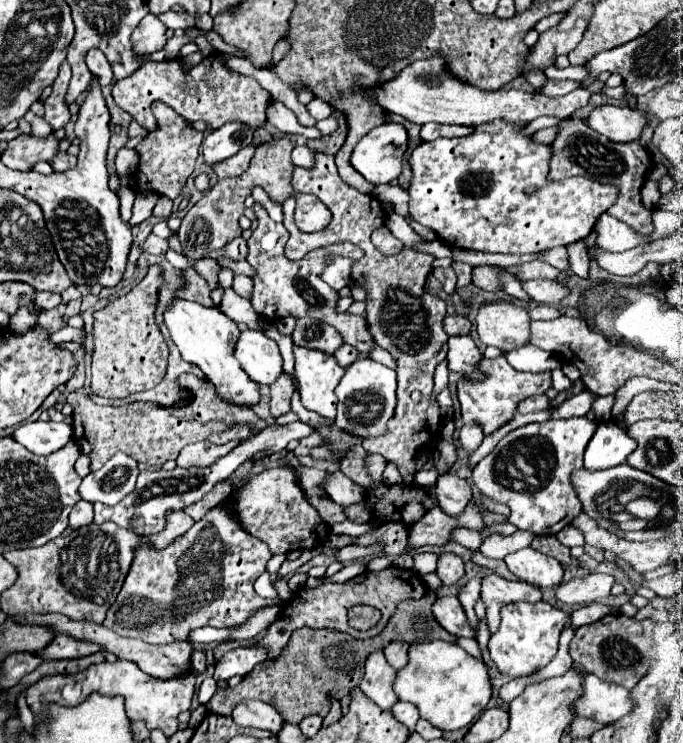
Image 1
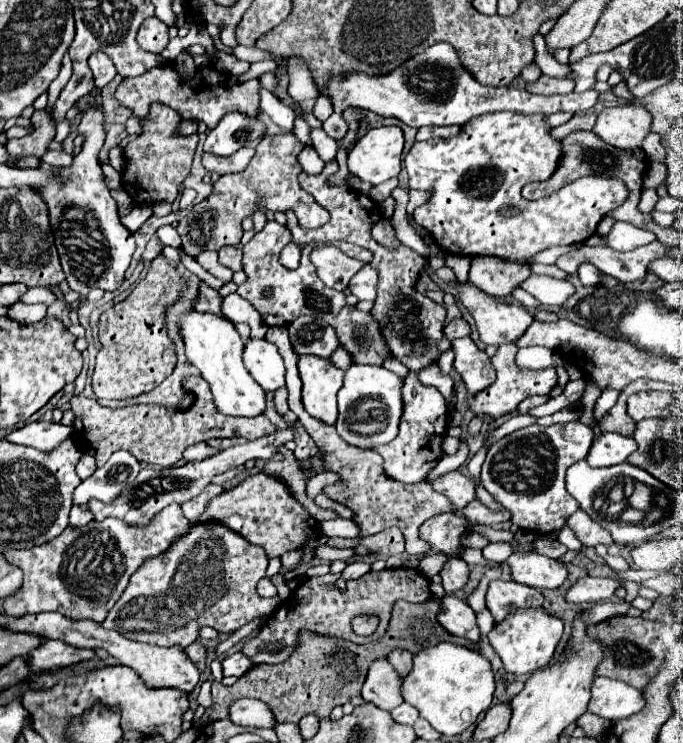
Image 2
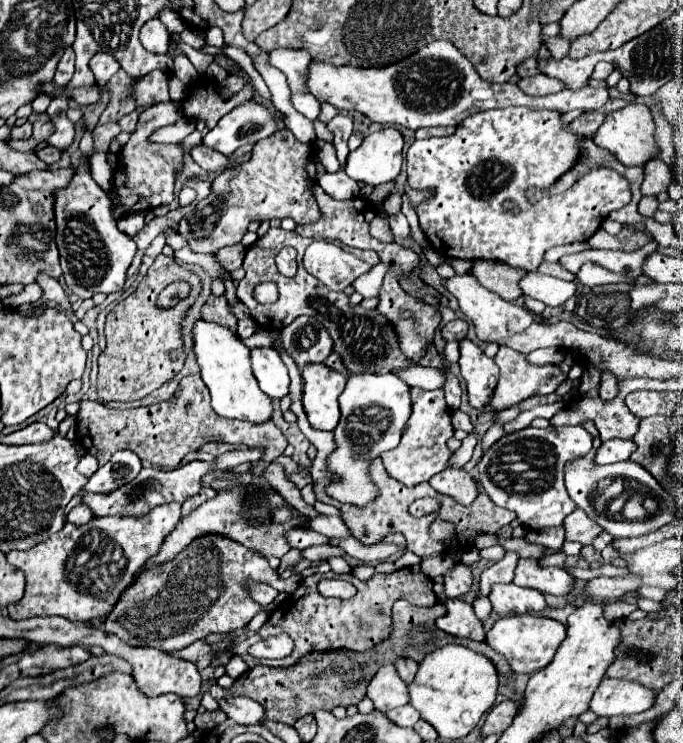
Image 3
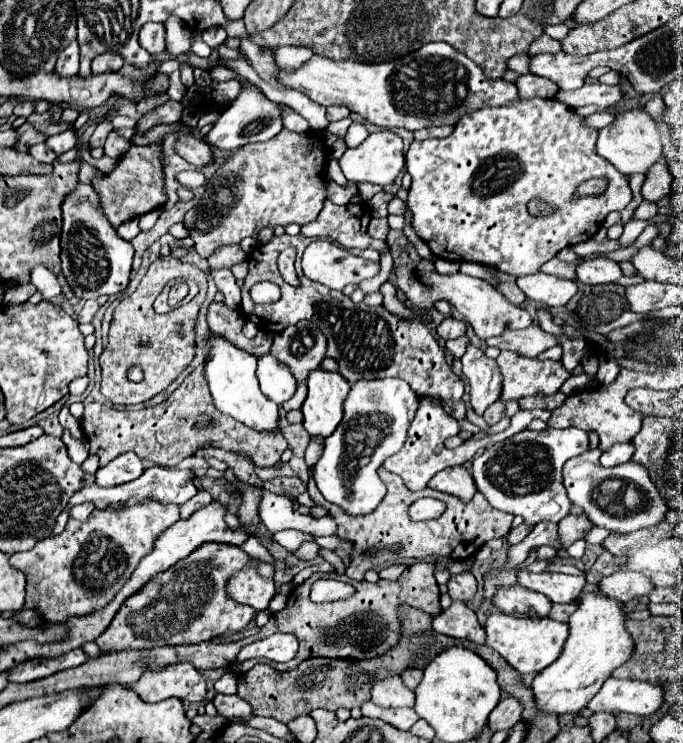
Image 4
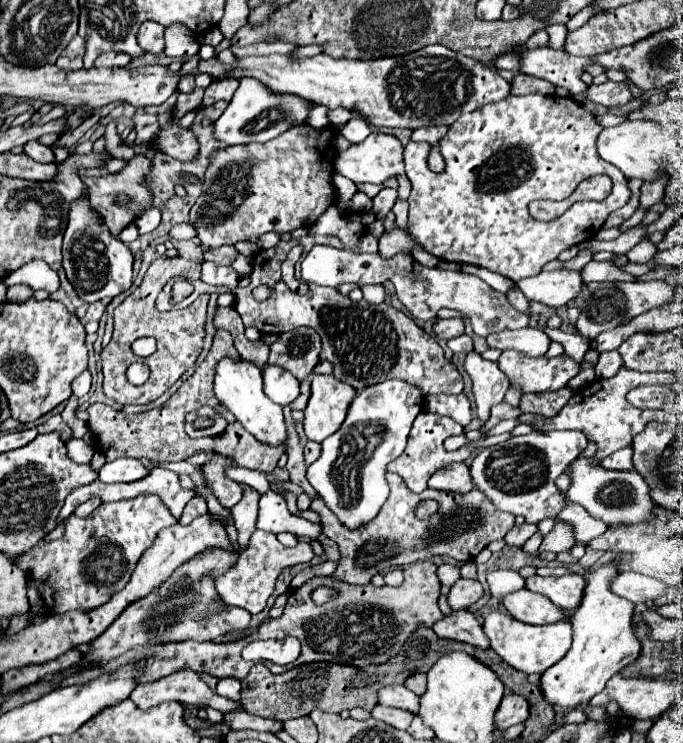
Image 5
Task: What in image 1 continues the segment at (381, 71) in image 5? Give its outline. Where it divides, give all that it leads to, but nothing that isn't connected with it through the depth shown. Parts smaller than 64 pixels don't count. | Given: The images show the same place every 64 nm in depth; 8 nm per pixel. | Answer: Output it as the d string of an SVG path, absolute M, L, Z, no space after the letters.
M438 56L434 60L420 60L408 66L398 78L384 84L376 94L376 102L392 114L400 114L414 124L438 122L438 124L462 124L462 126L480 126L494 120L508 120L510 124L528 124L538 116L554 116L554 118L570 118L576 110L588 104L590 92L586 88L578 88L562 98L548 98L544 94L528 94L522 90L494 90L484 92L480 88L472 88L470 84L462 84L460 80L448 76L444 68L444 60Z

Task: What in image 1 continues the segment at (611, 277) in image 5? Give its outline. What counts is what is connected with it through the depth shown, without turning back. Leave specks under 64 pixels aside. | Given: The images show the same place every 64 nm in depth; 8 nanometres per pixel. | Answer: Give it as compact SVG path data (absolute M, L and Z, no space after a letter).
M580 240L580 242L566 246L566 250L568 250L568 258L570 258L570 270L574 274L578 274L580 278L586 278L588 276L588 248L586 248L586 244Z

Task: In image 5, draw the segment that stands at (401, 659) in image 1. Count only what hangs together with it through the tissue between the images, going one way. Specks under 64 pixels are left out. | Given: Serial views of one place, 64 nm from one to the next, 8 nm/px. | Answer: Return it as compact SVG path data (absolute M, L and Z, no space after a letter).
M414 674L414 676L410 676L410 678L406 678L406 688L408 690L412 690L412 692L416 692L418 696L424 692L424 684L426 684L426 674Z

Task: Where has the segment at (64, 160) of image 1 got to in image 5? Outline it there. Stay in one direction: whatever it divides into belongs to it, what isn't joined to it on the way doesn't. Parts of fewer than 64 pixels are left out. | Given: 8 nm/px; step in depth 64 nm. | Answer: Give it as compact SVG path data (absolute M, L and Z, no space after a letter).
M28 142L24 144L24 152L34 158L36 162L54 162L54 152L50 150L50 146L44 146L40 142Z

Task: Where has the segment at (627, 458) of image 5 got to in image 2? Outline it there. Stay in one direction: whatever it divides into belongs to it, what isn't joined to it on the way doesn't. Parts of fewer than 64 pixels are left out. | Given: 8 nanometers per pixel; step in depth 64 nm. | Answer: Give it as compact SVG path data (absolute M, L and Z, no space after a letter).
M602 432L600 436L594 438L586 462L592 468L622 464L636 448L638 444L630 436L622 436L618 432Z

